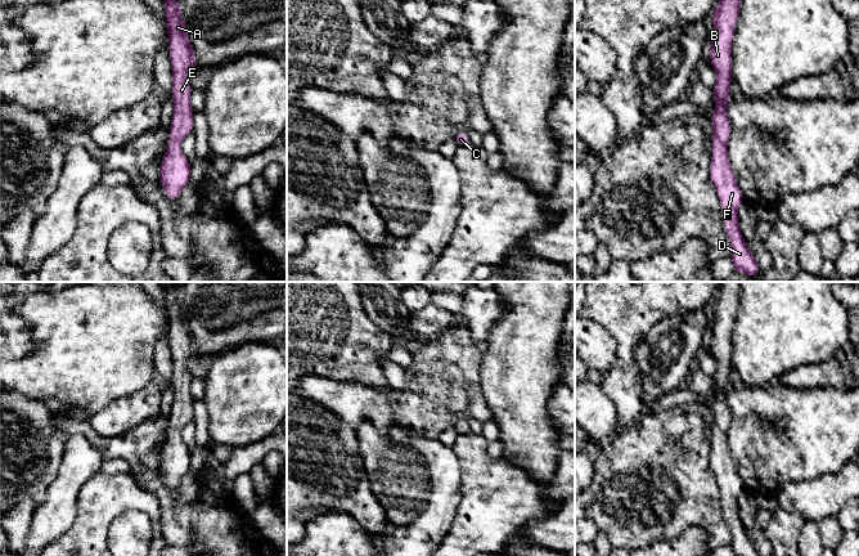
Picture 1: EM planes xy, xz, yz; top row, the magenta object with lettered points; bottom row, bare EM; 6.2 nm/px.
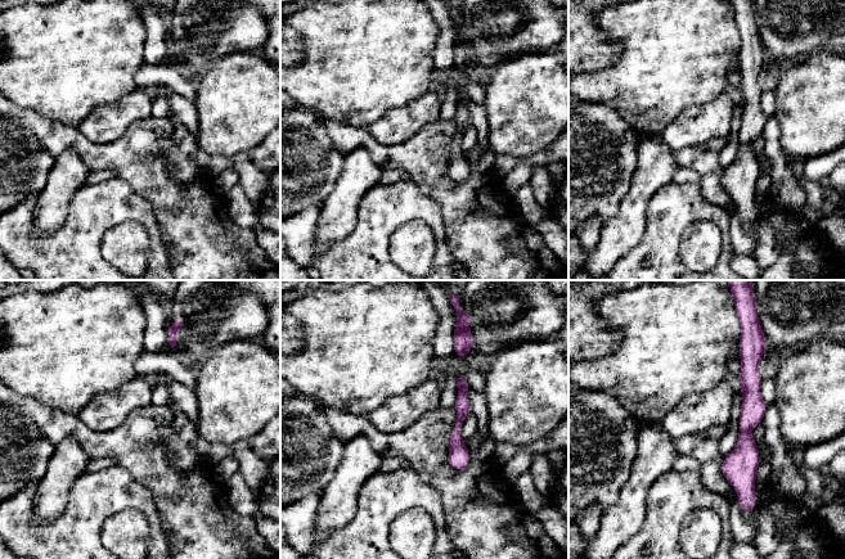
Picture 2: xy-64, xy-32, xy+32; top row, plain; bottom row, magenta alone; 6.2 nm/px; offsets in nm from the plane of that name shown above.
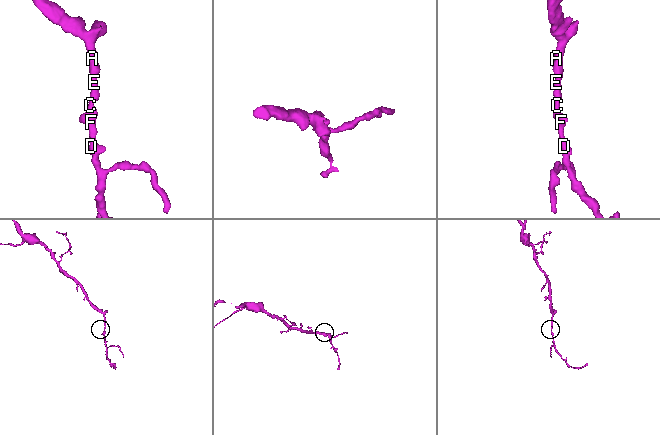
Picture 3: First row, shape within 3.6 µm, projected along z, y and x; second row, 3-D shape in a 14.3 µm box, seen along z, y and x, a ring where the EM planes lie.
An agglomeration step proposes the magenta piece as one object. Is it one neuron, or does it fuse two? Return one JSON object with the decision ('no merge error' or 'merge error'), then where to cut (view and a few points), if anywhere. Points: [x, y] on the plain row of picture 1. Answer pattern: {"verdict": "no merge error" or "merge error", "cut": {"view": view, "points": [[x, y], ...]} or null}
{"verdict": "no merge error", "cut": null}

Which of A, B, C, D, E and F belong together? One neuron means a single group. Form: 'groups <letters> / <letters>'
groups A B C D E F

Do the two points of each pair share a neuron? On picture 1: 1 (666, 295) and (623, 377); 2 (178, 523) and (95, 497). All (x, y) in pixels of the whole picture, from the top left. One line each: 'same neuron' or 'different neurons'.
1: same neuron
2: different neurons

